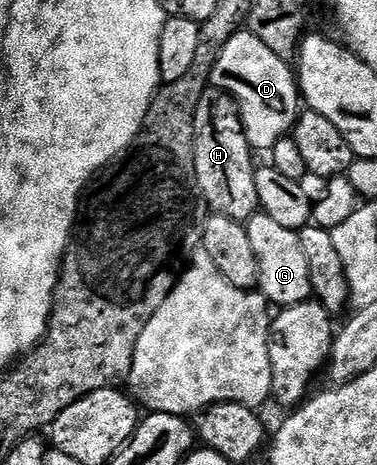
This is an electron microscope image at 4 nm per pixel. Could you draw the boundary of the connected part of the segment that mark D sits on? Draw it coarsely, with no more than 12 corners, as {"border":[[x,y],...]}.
{"border":[[250,30],[210,81],[238,102],[251,151],[293,132],[300,92],[287,60]]}

